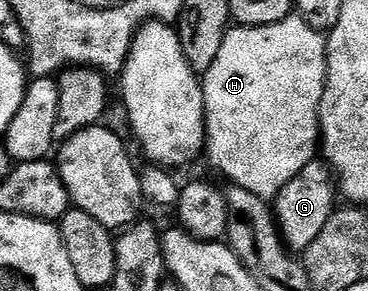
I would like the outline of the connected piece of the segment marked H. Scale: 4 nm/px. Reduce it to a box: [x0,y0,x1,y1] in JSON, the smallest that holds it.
[203,16,327,200]

